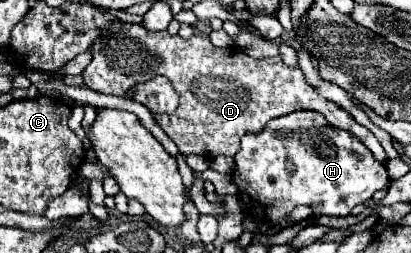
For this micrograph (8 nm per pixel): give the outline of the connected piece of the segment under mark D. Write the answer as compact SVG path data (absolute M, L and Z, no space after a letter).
M120 20L110 24L110 28L106 28L106 32L102 32L102 36L98 36L98 40L94 40L94 44L90 46L90 54L92 54L92 60L84 68L82 78L90 90L96 90L102 94L130 98L128 94L130 94L130 88L134 88L134 84L142 84L146 80L152 80L156 74L162 74L170 80L172 88L180 96L180 104L178 104L174 114L154 114L154 120L168 134L168 138L176 142L176 146L180 148L182 154L198 154L198 156L204 156L208 160L216 158L220 154L234 156L240 148L240 138L248 132L254 132L254 134L260 132L268 120L278 118L278 116L286 116L286 114L296 112L296 110L314 110L314 112L320 112L322 116L326 116L330 126L342 128L342 130L350 132L352 136L358 136L362 140L362 144L366 142L366 148L370 148L372 156L382 166L386 166L386 162L388 162L384 148L380 146L380 142L374 138L374 134L370 130L360 126L340 106L322 98L316 88L306 84L302 72L298 68L284 66L280 56L266 58L266 60L254 60L254 58L246 56L240 48L234 48L234 46L216 48L208 40L208 36L202 36L202 34L194 34L192 38L184 40L178 34L170 36L168 32L150 32L144 26L126 24Z

